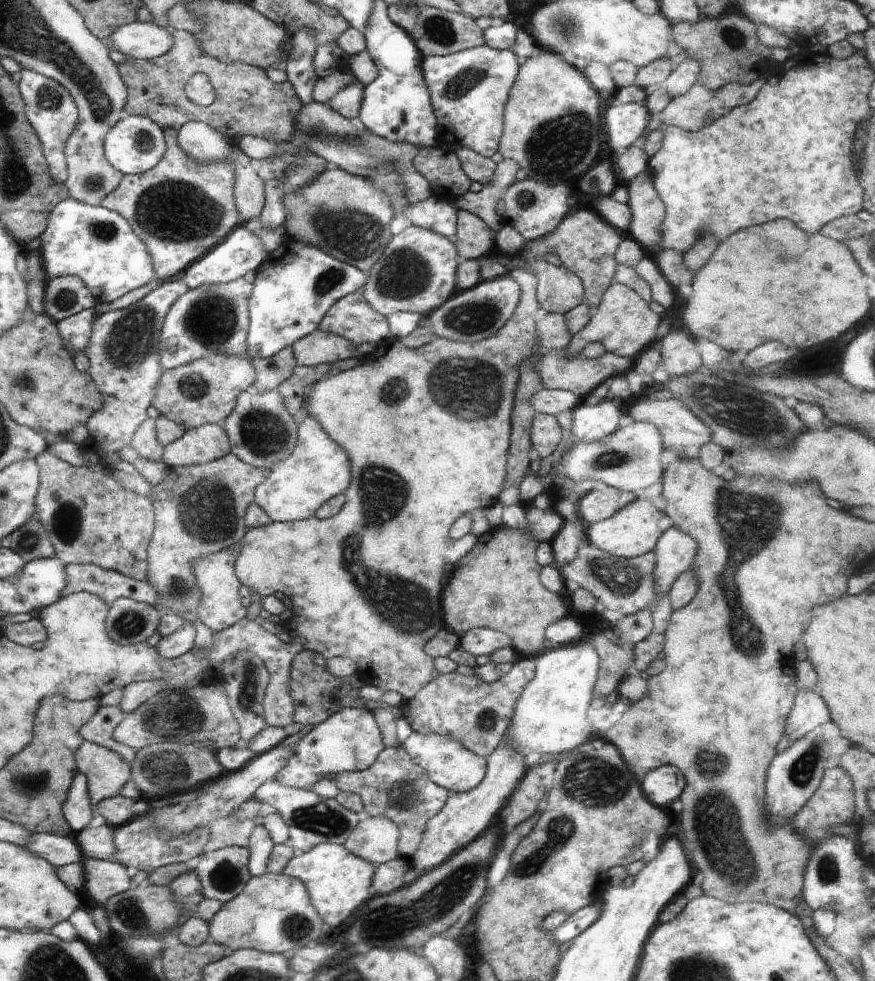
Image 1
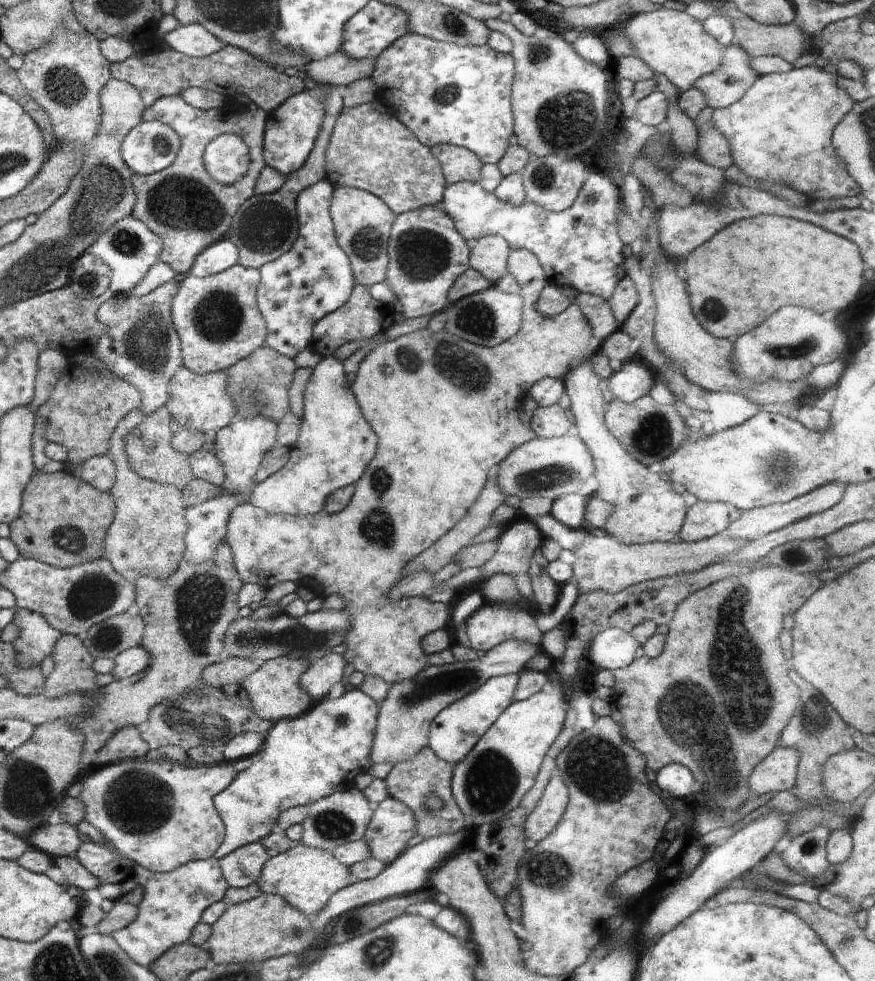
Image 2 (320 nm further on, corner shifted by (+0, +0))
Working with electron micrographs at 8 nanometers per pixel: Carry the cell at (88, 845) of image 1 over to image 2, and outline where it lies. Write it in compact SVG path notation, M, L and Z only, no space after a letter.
M45 823L31 834L32 846L50 858L75 857L83 845L80 837L78 827L72 827L67 823L56 826Z

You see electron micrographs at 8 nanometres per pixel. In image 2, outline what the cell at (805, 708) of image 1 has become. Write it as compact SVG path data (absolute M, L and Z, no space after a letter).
M778 746L749 775L747 786L750 794L764 797L775 796L781 791L791 792L797 782L799 761L799 753L795 749Z

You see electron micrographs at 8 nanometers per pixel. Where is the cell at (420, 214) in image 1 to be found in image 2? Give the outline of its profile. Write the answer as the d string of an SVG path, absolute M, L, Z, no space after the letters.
M592 174L588 180L585 180L572 206L564 211L548 211L528 200L524 200L519 205L513 205L497 197L495 190L487 191L480 183L468 181L446 186L443 199L437 205L452 218L456 231L468 243L485 235L497 235L504 238L510 249L525 249L534 254L543 268L549 285L574 289L578 294L594 294L608 300L611 299L616 286L627 277L626 259L623 256L625 244L618 236L616 224L616 216L620 212L620 194L618 194L618 188L602 174Z

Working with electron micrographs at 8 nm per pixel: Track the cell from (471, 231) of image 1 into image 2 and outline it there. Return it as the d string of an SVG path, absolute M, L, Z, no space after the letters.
M485 235L470 244L469 267L480 272L491 284L507 274L510 246L497 235Z

